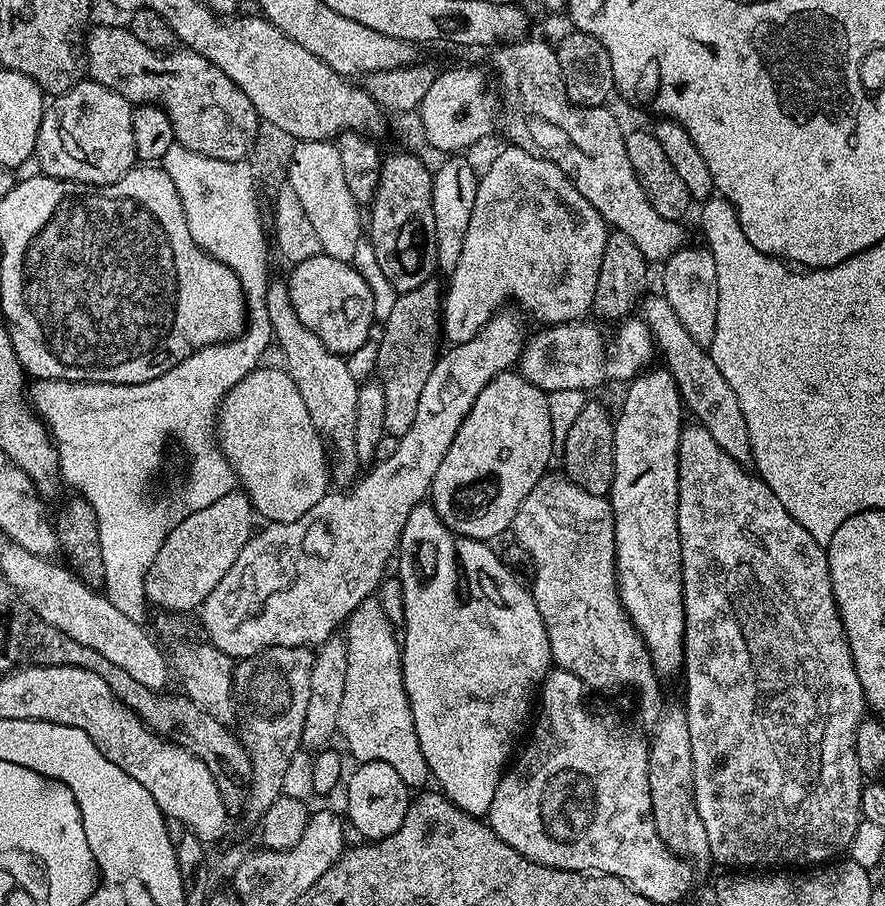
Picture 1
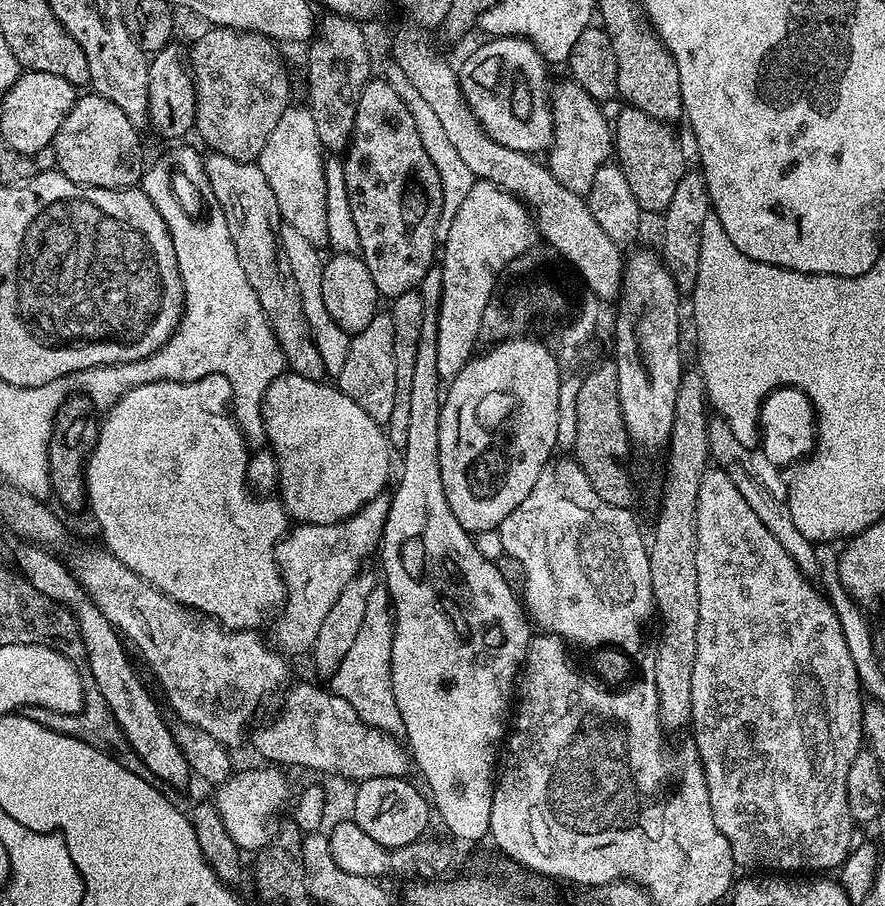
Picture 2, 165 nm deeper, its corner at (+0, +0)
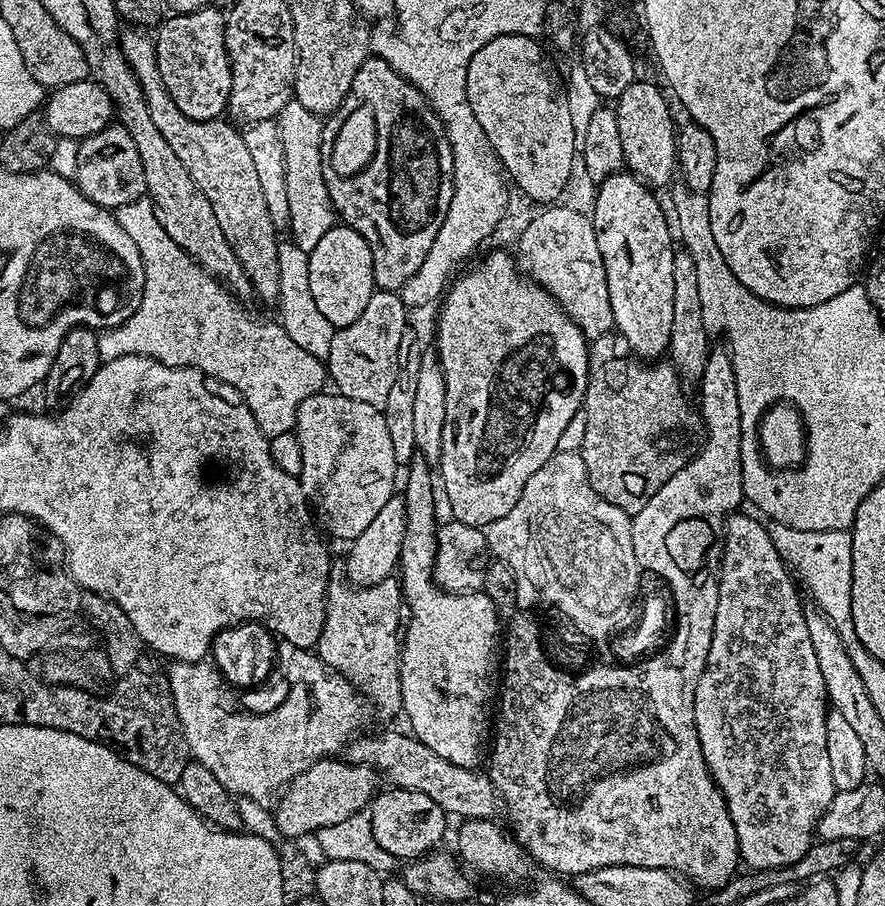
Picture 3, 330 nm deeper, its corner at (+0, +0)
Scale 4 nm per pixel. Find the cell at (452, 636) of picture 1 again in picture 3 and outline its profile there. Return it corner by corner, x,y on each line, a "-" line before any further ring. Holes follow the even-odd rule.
419,458
413,459
412,463
407,465
406,472
408,477
402,480
402,495
406,502
406,532
402,538
402,554
398,565
398,579
402,589
402,600
406,605
406,612
412,617
407,617
406,627
402,632
402,643
400,645
400,685
402,686
402,712
408,715
408,724
411,735
421,740
426,746
430,746
430,750
434,750
434,754
438,754
438,758
446,758
446,762
454,762
454,766
462,766
463,768
481,767
482,761
486,756
486,745
490,740
490,729
494,724
493,709
488,709
488,703
493,703
494,697
498,692
498,637
502,632
502,620
497,613
494,602
490,600
487,594
481,590
478,592
445,592
439,584
436,583
432,571
434,570
434,562
436,561
436,534
438,531
438,519
436,520
436,496
438,500
438,492
432,489
432,476
434,480
433,469
425,460

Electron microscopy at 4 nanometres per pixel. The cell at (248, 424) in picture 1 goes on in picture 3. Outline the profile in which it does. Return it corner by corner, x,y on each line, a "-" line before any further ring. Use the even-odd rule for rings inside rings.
321,390
307,396
302,406
298,406
294,431
298,446
302,446
302,470
298,479
315,519
329,537
337,536
343,542
351,542
366,530
368,523
382,511
384,503
390,502
398,488
398,465
394,445
390,442
390,430
384,428
383,411
366,406
366,402
354,402
354,398
346,398
335,391

